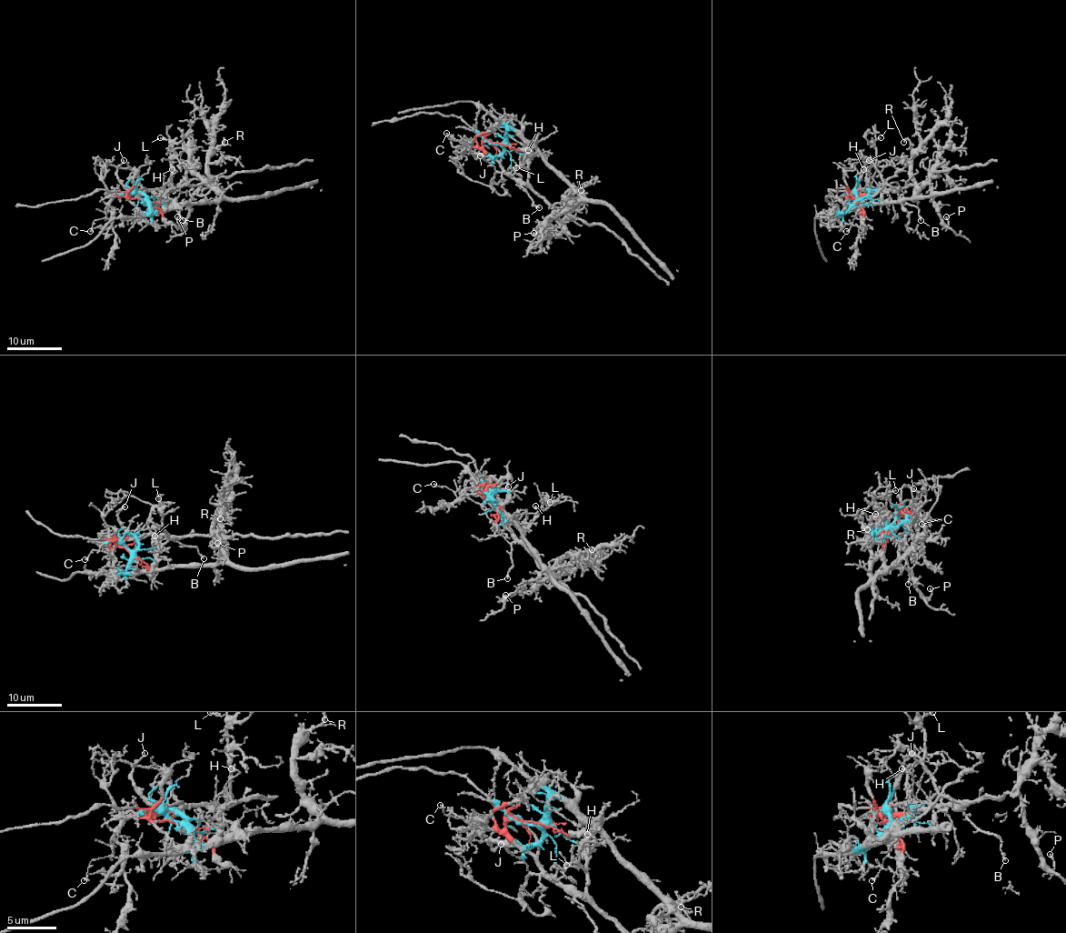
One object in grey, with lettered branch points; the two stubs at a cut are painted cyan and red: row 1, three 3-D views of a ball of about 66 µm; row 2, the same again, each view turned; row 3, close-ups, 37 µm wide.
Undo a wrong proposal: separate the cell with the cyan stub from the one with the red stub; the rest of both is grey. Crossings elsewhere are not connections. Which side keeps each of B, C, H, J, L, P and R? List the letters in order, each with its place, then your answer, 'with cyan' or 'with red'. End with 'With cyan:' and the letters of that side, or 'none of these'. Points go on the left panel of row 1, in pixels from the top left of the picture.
B: place (183, 220); with red
C: place (90, 231); with red
H: place (172, 169); with red
J: place (124, 160); with cyan
L: place (160, 137); with red
P: place (177, 216); with cyan
R: place (224, 142); with cyan
With cyan: J, P, R

